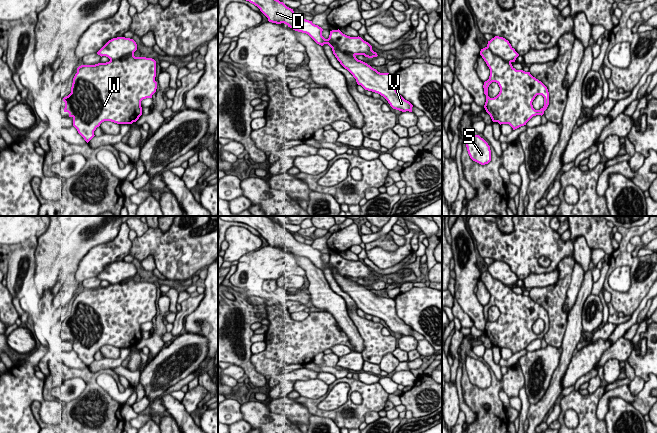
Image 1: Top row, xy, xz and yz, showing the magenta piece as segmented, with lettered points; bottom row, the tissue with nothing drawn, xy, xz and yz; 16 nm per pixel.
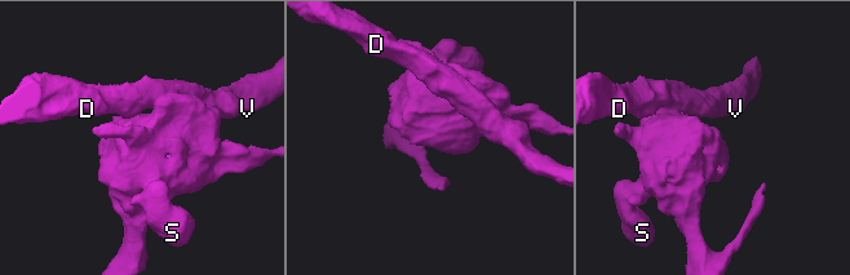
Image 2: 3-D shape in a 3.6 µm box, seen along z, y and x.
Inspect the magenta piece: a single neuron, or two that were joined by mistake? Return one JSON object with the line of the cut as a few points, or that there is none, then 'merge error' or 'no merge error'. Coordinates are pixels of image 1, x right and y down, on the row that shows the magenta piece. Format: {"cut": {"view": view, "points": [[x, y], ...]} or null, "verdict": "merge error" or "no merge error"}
{"cut": null, "verdict": "no merge error"}

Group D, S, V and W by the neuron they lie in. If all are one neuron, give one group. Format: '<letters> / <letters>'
D S V W

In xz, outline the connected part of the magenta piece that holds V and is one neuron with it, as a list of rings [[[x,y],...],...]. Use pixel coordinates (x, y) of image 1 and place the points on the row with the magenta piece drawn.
[[[246,0],[257,6],[268,18],[269,22],[284,23],[295,31],[308,34],[317,44],[328,44],[340,64],[356,79],[358,85],[365,90],[383,96],[393,109],[402,112],[412,112],[413,105],[405,100],[396,90],[395,76],[389,73],[380,73],[367,63],[358,60],[357,55],[368,58],[377,57],[372,46],[361,37],[350,37],[339,29],[330,31],[328,39],[322,36],[323,29],[312,21],[300,19],[293,9],[279,0]]]

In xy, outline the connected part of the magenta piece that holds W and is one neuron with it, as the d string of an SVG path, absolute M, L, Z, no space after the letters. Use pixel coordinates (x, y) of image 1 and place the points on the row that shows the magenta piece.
M117 37L109 40L97 54L110 59L106 63L81 65L73 78L71 93L63 98L64 112L73 118L73 126L88 143L94 131L104 121L132 124L142 115L141 101L152 98L156 92L156 61L152 58L135 57L137 44L133 39Z

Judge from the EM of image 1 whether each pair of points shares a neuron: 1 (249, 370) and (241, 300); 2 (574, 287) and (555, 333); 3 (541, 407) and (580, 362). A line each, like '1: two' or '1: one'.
1: one
2: two
3: two

